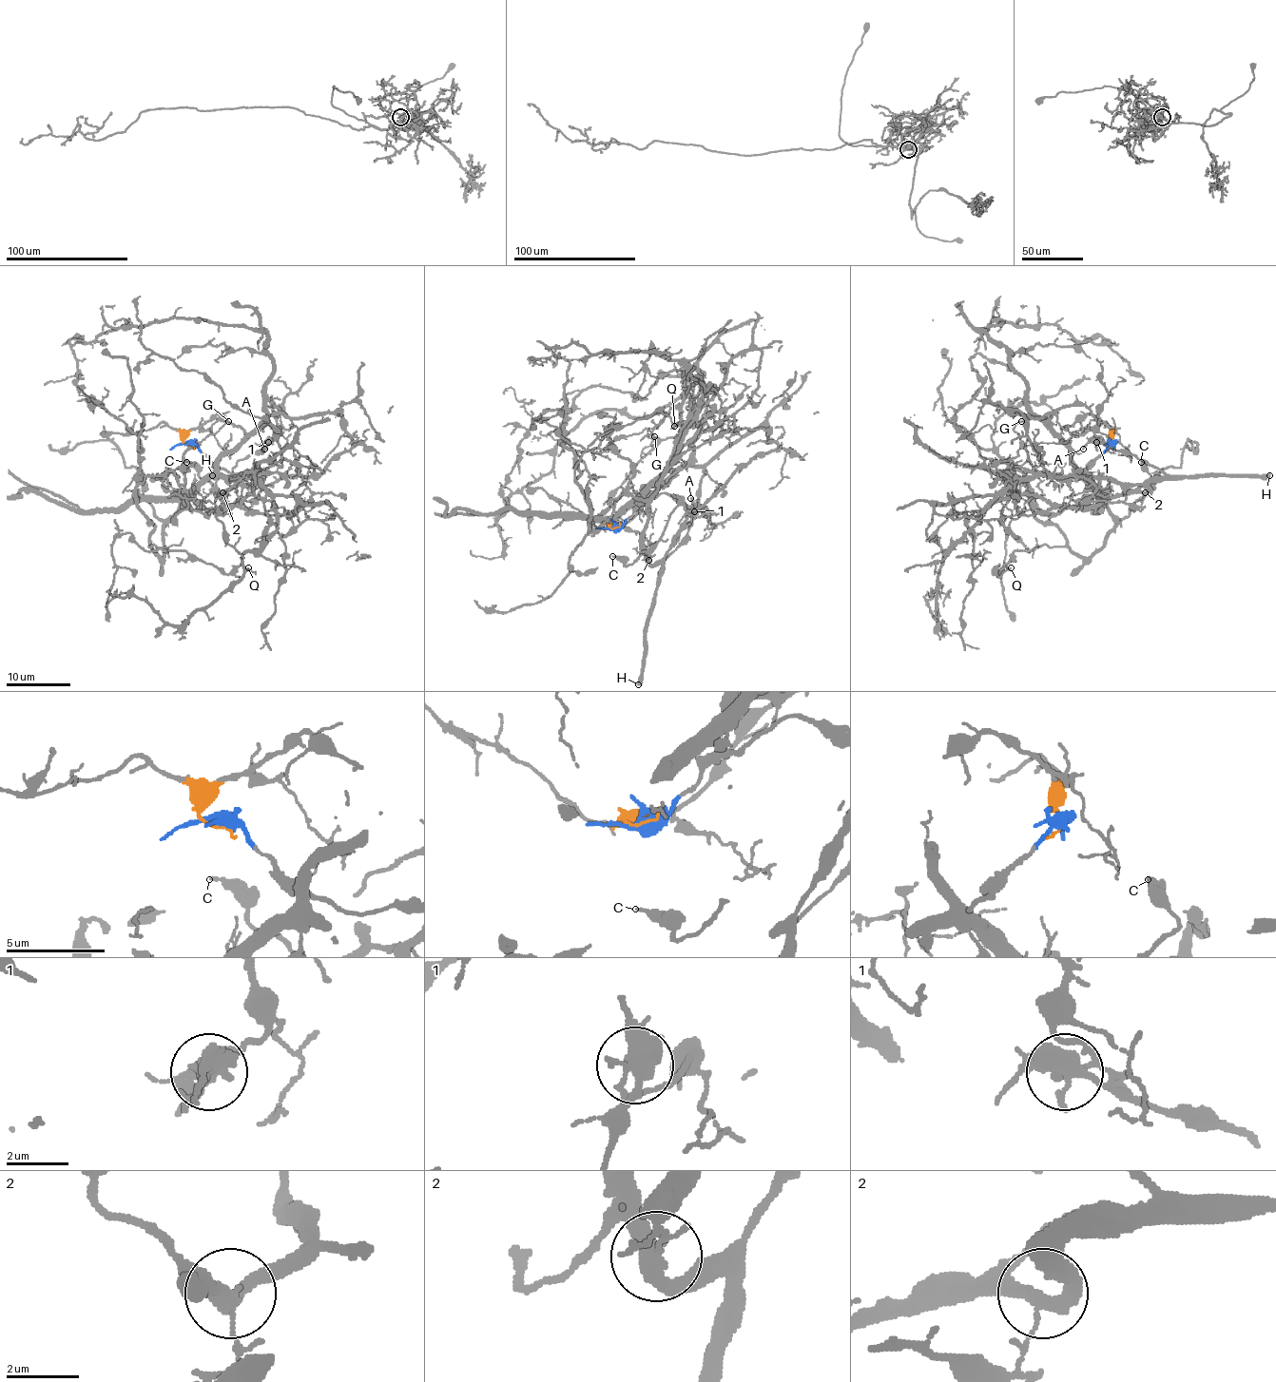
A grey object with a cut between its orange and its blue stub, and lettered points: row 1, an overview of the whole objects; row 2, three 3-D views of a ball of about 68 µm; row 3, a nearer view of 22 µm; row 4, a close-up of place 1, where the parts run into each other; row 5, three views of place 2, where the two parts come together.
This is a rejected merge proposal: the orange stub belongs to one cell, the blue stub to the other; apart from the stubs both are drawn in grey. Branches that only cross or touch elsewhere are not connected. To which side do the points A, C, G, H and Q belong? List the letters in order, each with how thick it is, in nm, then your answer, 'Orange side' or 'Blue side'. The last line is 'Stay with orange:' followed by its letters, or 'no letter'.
A: Thickness 140 nm. Blue side
C: Thickness 200 nm. Blue side
G: Thickness 120 nm. Orange side
H: Thickness 500 nm. Blue side
Q: Thickness 170 nm. Orange side
Stay with orange: G, Q

